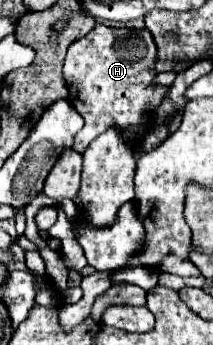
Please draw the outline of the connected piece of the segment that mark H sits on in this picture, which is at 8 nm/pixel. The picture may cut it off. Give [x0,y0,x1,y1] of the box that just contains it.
[63,23,169,153]

